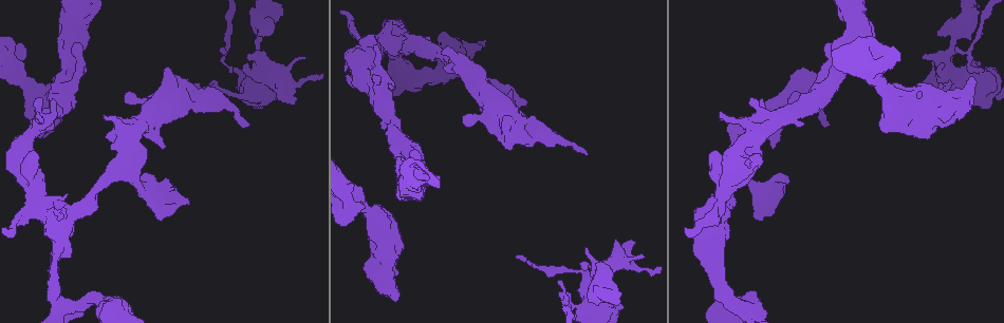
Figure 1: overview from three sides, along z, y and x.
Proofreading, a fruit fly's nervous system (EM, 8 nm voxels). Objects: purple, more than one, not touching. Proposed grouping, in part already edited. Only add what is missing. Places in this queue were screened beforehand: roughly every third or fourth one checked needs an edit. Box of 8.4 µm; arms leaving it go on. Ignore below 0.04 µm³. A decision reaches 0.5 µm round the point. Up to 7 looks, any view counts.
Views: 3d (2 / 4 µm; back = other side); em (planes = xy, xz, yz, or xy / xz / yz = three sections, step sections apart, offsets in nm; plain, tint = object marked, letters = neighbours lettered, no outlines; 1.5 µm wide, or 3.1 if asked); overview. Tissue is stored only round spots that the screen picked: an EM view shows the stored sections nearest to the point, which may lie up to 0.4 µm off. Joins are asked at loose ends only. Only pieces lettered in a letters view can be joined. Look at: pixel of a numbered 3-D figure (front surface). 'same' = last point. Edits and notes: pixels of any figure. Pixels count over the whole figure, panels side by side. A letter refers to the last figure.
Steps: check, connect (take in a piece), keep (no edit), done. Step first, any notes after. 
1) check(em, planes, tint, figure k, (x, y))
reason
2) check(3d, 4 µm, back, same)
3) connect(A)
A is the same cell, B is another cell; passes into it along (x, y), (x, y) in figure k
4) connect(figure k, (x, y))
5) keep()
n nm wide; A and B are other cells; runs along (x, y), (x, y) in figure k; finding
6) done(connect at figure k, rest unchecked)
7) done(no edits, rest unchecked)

check(3d, 2 µm, figure 1, (827, 124))
free end

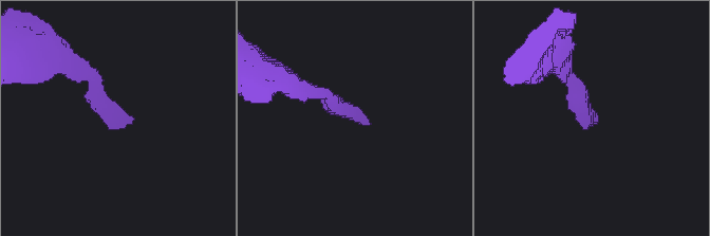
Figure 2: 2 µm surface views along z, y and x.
check(em, planes, letters, figure 2, (597, 123))
now the EM

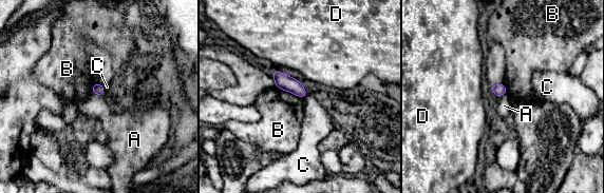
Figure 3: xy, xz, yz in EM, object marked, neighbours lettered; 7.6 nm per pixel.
keep()
B touches over 220 nm; A, B, C and D are other cells; border along (92, 92), (102, 96) in figure 3; none of them fits

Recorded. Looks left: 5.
check(3d, 2 µm, figure 1, (296, 98))
thick end

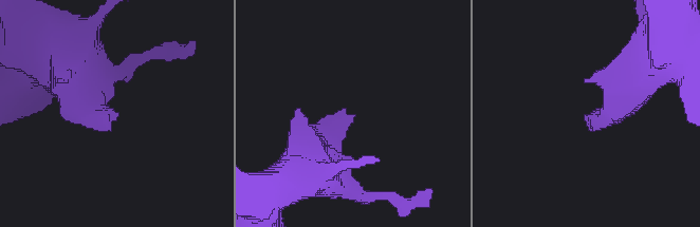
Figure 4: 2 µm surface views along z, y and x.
check(em, planes, plain, figure 4, (115, 120))

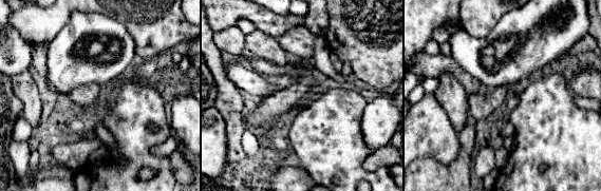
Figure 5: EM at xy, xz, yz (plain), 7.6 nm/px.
check(em, planes, letters, same)

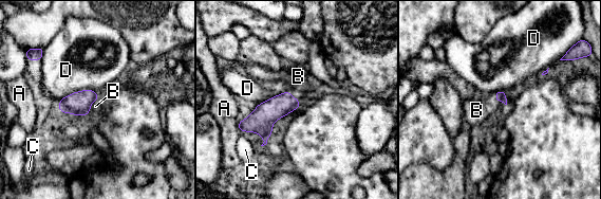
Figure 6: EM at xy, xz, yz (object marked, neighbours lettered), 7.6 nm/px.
connect(B)
B is the same cell, A, C and D are other cells; passes into it along (275, 108), (294, 97), (298, 76) in figure 6; the cell continues

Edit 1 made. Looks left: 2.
check(overview)
see it whole again

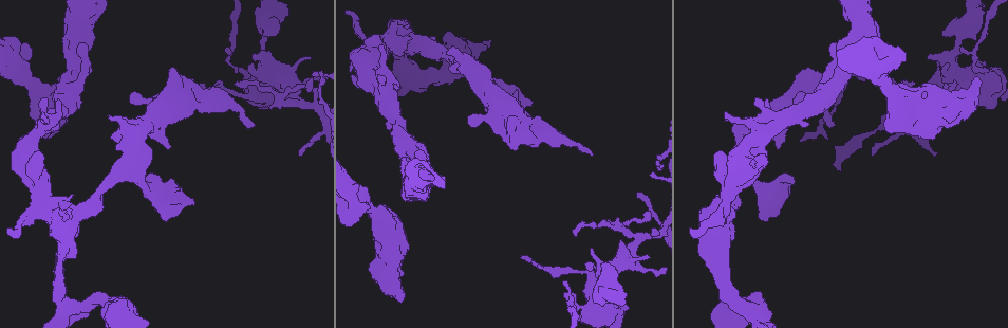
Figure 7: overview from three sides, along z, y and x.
check(em, planes, letters, figure 7, (59, 76))
stops while still wide

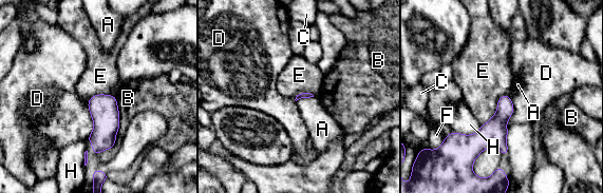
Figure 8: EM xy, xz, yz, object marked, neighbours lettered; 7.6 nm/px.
keep()
A, B, C, D, E, F and H are other cells; border along (506, 94), (482, 124) in figure 8; no lettered piece goes on from it

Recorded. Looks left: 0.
done(connect at figure 6, rest unchecked)

